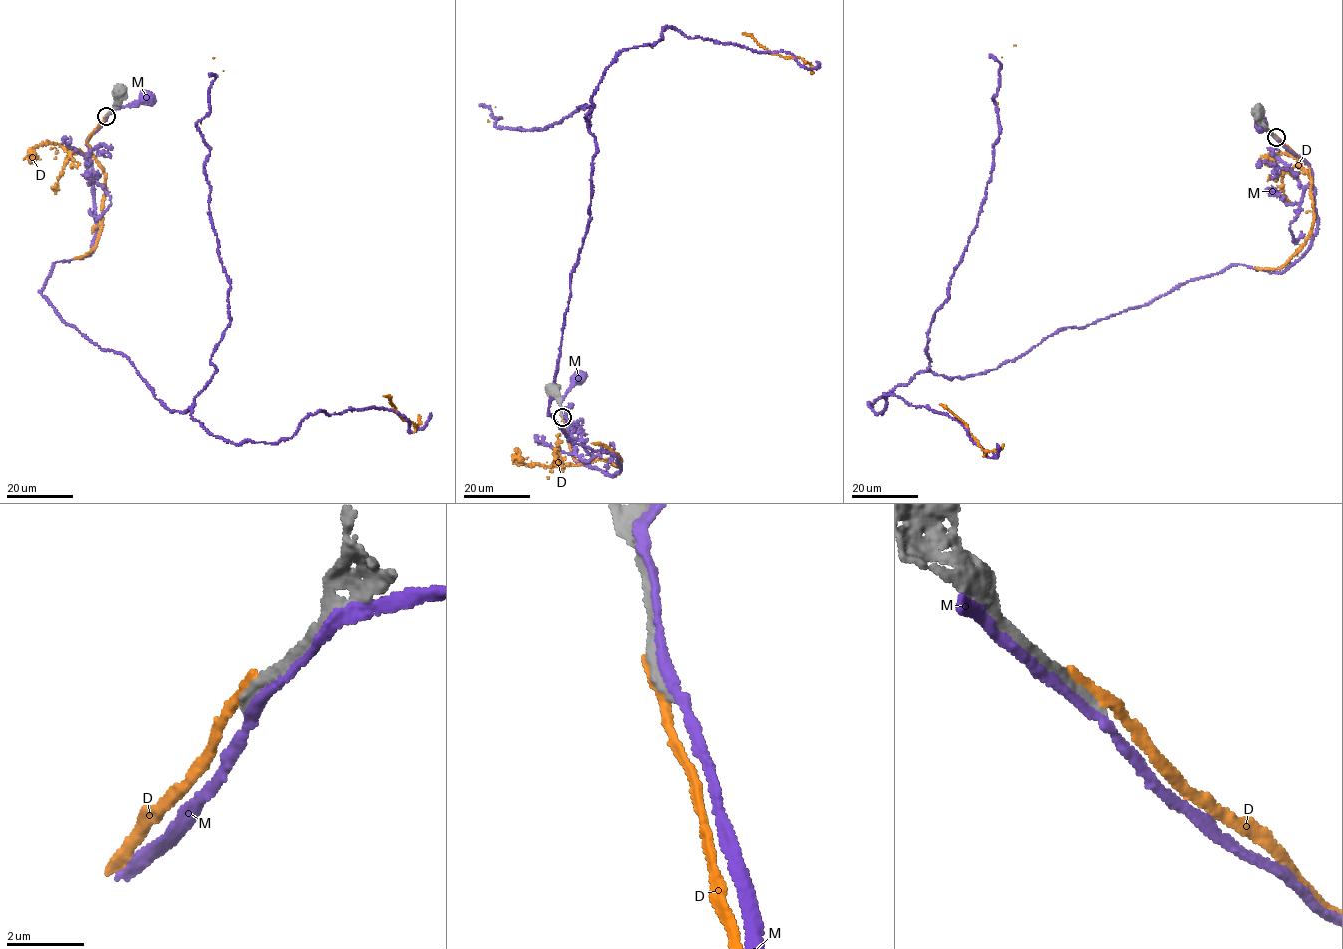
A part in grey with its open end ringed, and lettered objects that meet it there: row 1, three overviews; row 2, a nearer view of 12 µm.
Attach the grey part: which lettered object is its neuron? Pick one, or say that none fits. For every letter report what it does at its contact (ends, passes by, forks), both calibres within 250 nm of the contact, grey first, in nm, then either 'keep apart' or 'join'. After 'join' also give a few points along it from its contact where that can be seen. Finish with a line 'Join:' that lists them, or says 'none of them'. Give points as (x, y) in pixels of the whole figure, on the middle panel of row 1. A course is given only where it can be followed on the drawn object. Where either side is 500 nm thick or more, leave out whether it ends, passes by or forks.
D: it ends there; 320 nm thick on the grey side, 260 nm on the other; keep apart
M: it passes by; 240 nm thick on the grey side, 200 nm on the other; keep apart
Join: none of them

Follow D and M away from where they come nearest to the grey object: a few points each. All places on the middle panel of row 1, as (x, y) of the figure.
D: (560, 414), (575, 459), (619, 466), (617, 457), (600, 443), (812, 71), (800, 57), (774, 54), (742, 33)
M: (561, 410), (561, 400), (577, 377)

